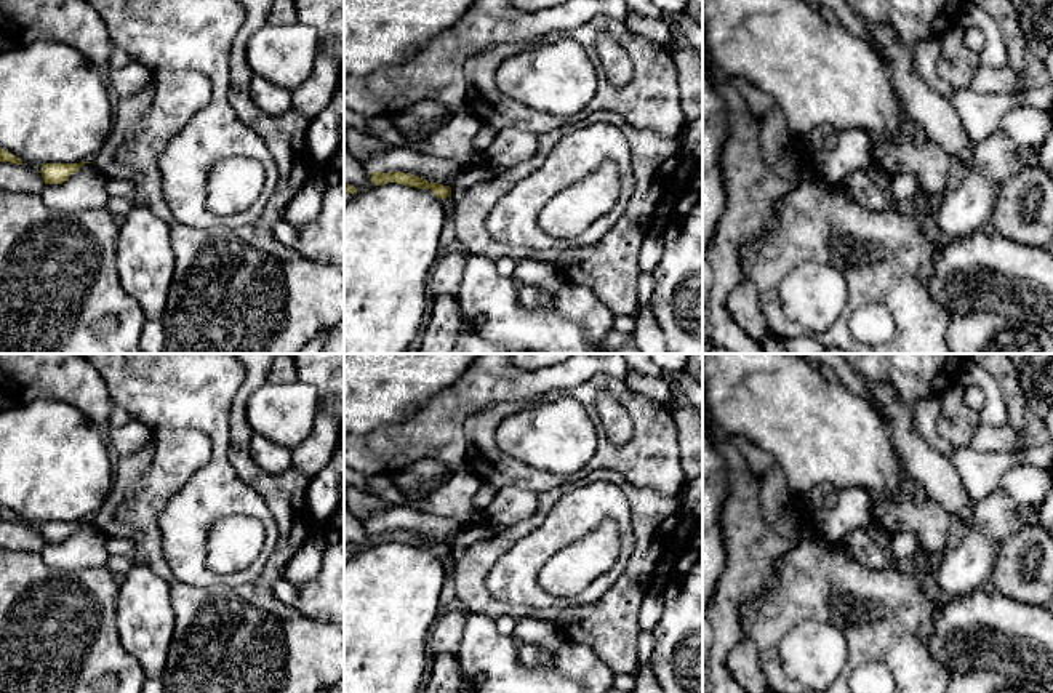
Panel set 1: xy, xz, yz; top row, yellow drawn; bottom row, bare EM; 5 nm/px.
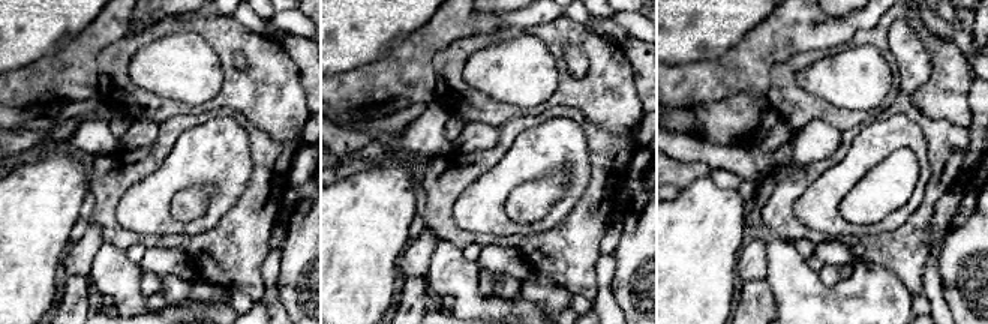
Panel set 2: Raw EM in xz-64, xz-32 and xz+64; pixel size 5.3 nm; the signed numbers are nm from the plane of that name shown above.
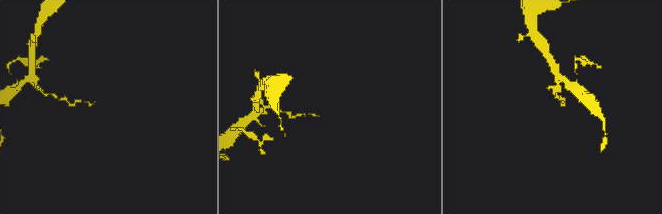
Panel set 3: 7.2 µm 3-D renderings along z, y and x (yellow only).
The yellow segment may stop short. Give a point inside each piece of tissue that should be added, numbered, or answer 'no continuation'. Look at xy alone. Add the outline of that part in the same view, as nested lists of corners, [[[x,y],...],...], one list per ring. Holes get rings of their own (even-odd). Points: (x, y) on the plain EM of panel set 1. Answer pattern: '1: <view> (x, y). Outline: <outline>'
no continuation

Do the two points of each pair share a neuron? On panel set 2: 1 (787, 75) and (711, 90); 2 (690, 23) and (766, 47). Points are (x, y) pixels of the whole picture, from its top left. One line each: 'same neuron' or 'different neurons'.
1: different neurons
2: different neurons

